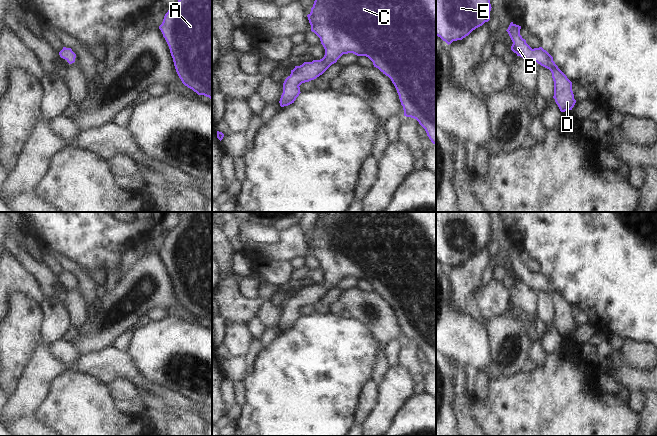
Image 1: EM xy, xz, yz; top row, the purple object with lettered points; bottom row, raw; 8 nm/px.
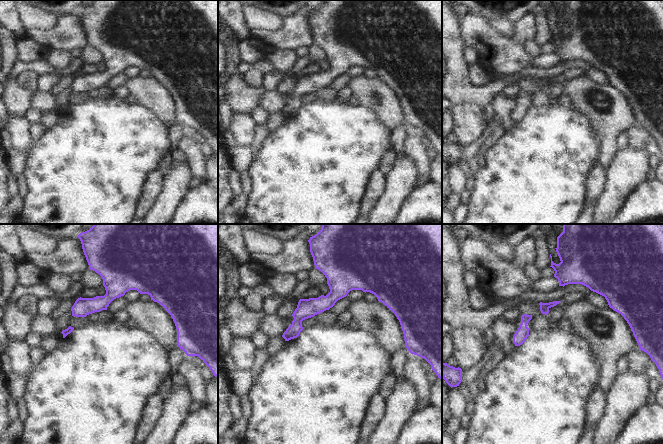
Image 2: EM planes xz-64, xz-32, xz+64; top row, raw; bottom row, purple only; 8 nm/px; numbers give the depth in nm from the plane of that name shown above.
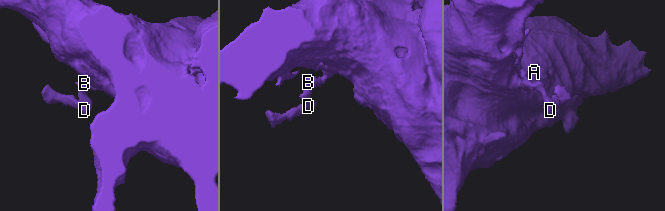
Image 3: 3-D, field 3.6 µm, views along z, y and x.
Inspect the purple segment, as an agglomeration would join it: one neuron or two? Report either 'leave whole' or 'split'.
leave whole

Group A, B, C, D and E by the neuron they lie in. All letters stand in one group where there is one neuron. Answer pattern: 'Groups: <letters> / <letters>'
Groups: A B C D E.

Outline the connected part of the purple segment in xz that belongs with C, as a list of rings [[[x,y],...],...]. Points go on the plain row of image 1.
[[[320,212],[311,236],[307,241],[311,249],[311,255],[320,262],[321,268],[325,273],[325,279],[320,284],[304,286],[302,289],[295,290],[295,292],[291,294],[291,298],[283,307],[283,317],[279,325],[281,331],[294,327],[301,317],[299,310],[302,307],[309,306],[322,299],[332,288],[336,287],[343,278],[353,277],[357,280],[366,280],[373,286],[374,291],[378,292],[391,303],[399,319],[401,329],[403,330],[404,340],[416,343],[425,353],[431,366],[436,368],[436,212]]]

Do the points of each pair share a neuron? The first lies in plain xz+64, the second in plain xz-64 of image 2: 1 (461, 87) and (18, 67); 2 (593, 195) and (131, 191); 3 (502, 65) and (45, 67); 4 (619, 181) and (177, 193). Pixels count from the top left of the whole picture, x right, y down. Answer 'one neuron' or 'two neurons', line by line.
1: two neurons
2: two neurons
3: two neurons
4: one neuron

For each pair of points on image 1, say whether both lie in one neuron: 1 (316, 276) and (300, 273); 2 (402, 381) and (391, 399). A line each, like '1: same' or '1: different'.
1: same
2: same

